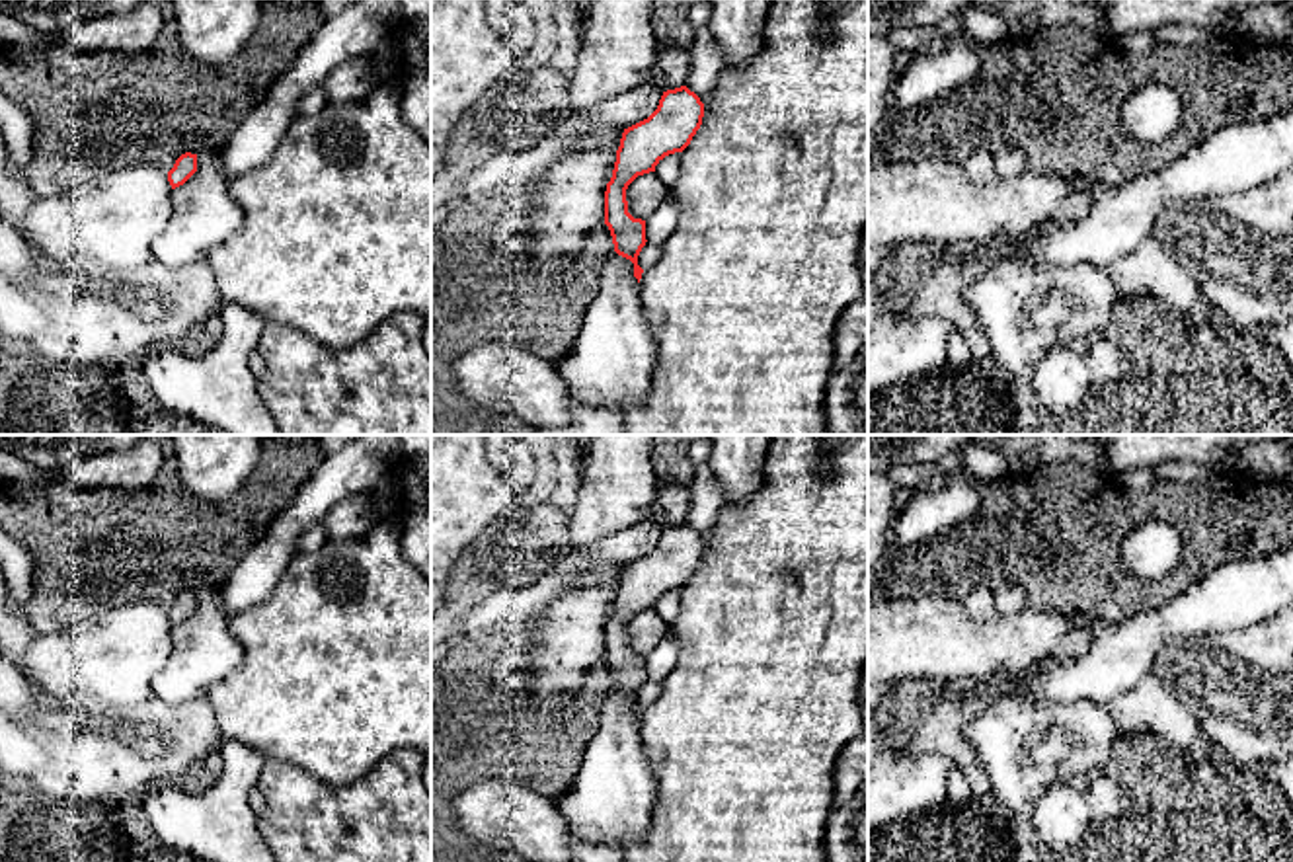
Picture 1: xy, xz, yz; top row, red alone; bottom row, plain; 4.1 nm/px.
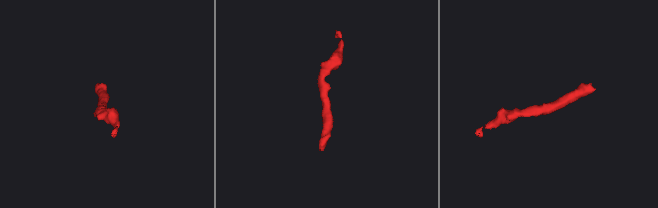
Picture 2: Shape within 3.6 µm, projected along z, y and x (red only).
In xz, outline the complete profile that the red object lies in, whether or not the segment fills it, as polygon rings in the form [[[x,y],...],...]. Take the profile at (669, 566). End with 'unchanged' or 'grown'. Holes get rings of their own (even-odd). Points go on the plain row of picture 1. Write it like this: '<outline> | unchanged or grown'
[[[686,523],[663,529],[657,546],[644,558],[624,566],[612,614],[605,628],[605,661],[614,688],[634,700],[634,714],[644,706],[638,692],[646,683],[646,657],[628,649],[626,626],[669,591],[683,589],[702,562],[704,540]]] | unchanged

